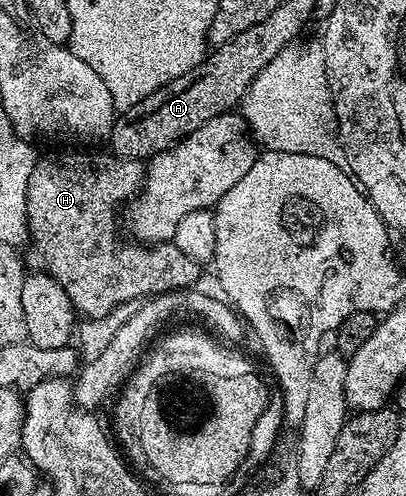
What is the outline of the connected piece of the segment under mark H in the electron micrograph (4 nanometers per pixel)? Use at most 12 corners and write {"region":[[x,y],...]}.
{"region":[[63,150],[27,183],[34,267],[83,318],[191,290],[173,242],[119,244],[142,160]]}

